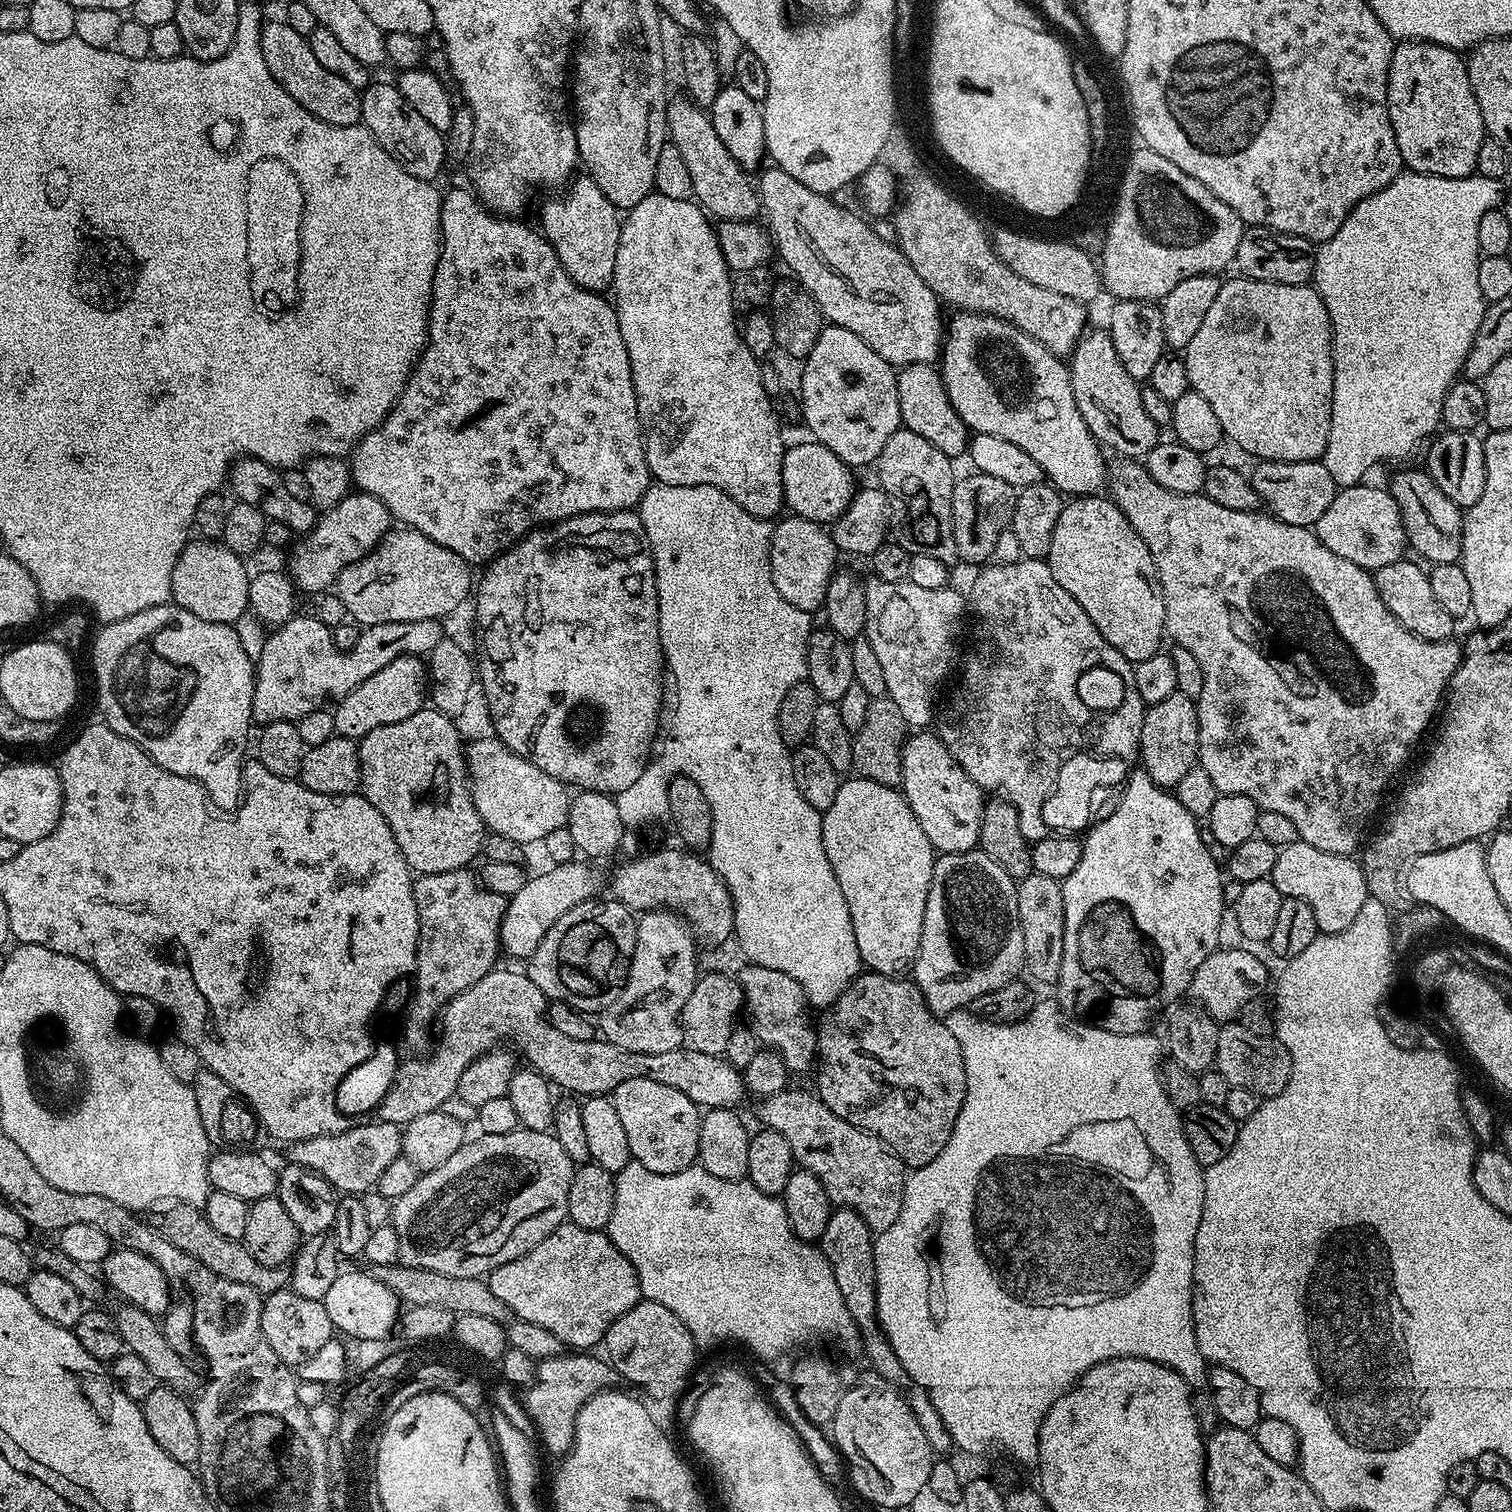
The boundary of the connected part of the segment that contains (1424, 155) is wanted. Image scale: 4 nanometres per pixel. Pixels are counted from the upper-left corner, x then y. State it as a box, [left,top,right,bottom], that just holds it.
[1388,39,1486,180]

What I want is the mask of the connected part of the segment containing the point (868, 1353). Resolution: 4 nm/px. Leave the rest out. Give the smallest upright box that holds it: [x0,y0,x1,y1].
[818,1207,954,1454]

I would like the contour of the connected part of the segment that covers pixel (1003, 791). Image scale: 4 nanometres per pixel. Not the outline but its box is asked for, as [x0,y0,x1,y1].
[934,558,1146,842]

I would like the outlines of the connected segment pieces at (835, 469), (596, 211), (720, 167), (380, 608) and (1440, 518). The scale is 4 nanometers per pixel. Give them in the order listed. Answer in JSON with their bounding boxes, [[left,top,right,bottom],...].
[[782,442,853,522],[539,179,622,294],[668,98,761,220],[334,526,474,626],[1390,471,1462,565]]

